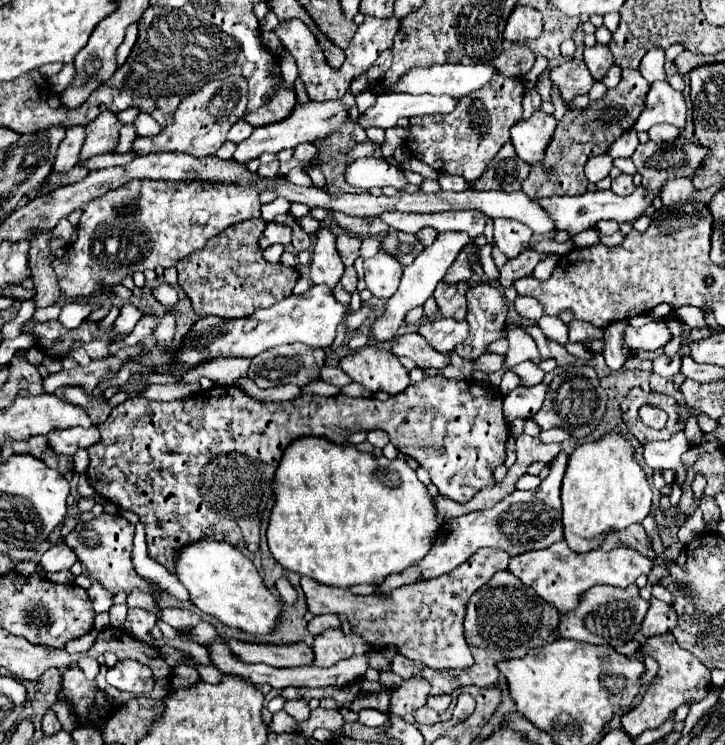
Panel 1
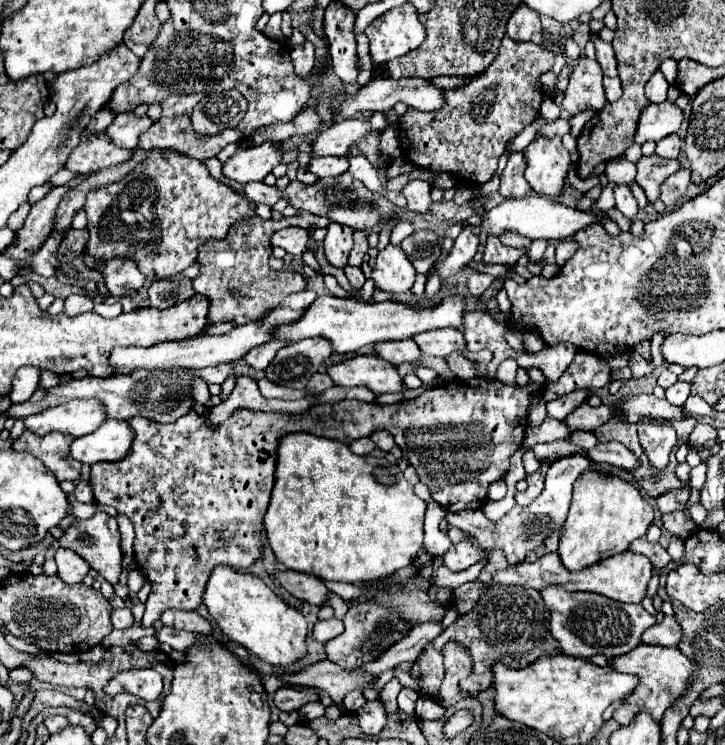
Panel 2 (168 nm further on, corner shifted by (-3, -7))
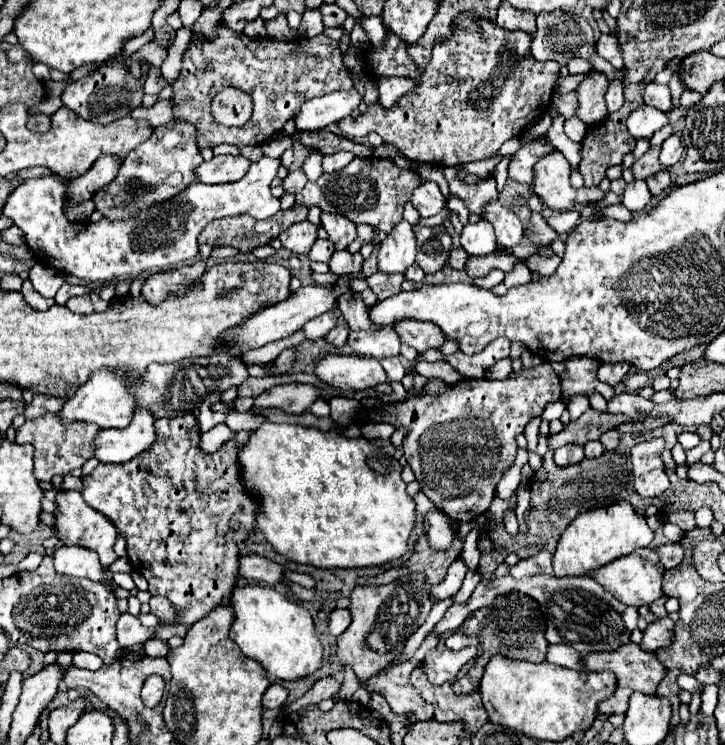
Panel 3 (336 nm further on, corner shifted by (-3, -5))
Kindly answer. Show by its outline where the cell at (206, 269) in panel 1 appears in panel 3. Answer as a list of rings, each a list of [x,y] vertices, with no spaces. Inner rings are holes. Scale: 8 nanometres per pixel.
[[[294,204],[290,210],[280,210],[276,216],[268,220],[252,220],[252,216],[232,216],[224,220],[212,220],[200,232],[198,242],[206,242],[212,248],[230,244],[238,248],[242,254],[252,252],[258,246],[268,244],[272,238],[278,238],[284,228],[290,228],[296,222],[306,220],[308,208],[304,204]]]

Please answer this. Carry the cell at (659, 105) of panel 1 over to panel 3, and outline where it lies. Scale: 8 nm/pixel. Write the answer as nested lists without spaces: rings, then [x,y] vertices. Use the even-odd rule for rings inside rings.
[[[640,106],[626,118],[626,128],[632,138],[652,138],[656,130],[668,124],[668,116],[652,106]]]

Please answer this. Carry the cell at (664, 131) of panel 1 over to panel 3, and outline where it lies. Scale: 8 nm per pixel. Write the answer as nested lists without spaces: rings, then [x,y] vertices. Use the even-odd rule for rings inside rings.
[[[672,134],[664,144],[662,144],[662,152],[660,152],[660,164],[670,168],[674,166],[676,162],[680,162],[682,158],[682,152],[684,152],[684,146],[680,142],[680,138],[676,134]]]

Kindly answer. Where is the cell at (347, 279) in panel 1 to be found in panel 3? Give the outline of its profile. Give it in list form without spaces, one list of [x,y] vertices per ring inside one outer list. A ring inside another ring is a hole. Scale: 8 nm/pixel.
[[[340,250],[340,252],[334,252],[330,262],[328,262],[328,268],[330,272],[342,276],[342,274],[356,274],[360,268],[362,268],[362,254],[350,254],[348,250]]]

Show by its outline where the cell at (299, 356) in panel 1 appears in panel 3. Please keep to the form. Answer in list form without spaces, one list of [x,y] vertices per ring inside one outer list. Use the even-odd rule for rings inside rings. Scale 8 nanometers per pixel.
[[[338,324],[332,332],[328,332],[326,342],[328,342],[328,344],[332,344],[332,346],[336,346],[336,348],[340,348],[340,346],[344,346],[344,344],[346,344],[348,334],[350,334],[350,328],[348,328],[346,324]]]

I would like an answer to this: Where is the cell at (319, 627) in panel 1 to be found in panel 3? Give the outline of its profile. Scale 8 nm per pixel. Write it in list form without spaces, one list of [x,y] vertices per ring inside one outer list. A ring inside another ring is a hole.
[[[336,608],[336,610],[330,614],[330,624],[328,624],[328,630],[330,630],[330,634],[340,636],[340,634],[348,628],[348,624],[350,624],[350,622],[352,622],[350,612],[348,612],[346,608]]]

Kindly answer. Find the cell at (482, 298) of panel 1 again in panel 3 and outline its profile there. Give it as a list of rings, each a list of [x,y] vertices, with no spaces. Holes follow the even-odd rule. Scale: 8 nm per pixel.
[[[494,252],[494,254],[486,254],[486,256],[470,256],[464,270],[470,278],[478,278],[478,276],[486,276],[494,268],[504,268],[504,266],[506,266],[504,254]]]

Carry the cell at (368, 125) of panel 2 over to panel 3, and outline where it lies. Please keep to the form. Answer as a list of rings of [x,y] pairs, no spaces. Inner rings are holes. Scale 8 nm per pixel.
[[[262,156],[262,160],[254,162],[248,170],[248,174],[244,178],[240,178],[238,182],[232,184],[190,184],[184,192],[176,194],[170,202],[166,200],[166,204],[154,204],[152,208],[138,212],[132,220],[108,220],[102,218],[100,222],[92,224],[92,222],[70,222],[64,214],[64,202],[66,202],[66,186],[54,178],[54,176],[44,176],[44,178],[32,178],[22,182],[12,196],[8,198],[6,206],[4,206],[4,214],[24,232],[26,244],[30,246],[30,250],[48,266],[52,266],[54,270],[62,272],[62,274],[72,274],[76,278],[82,278],[86,282],[94,282],[94,280],[108,280],[112,276],[116,276],[118,280],[134,280],[138,274],[142,274],[144,270],[168,270],[166,266],[176,266],[178,262],[184,260],[192,260],[198,254],[196,248],[196,240],[198,234],[204,230],[204,226],[208,222],[212,222],[214,218],[224,218],[224,216],[240,216],[240,214],[248,214],[256,220],[264,220],[274,216],[280,210],[280,200],[274,198],[270,191],[270,182],[276,178],[280,160],[276,158],[268,158]]]

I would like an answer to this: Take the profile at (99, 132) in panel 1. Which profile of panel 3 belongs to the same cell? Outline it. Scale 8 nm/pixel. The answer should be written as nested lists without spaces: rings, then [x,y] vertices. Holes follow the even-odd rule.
[[[158,100],[150,108],[140,106],[130,116],[136,118],[136,120],[148,120],[152,126],[162,126],[162,124],[166,124],[174,118],[172,116],[172,100]]]

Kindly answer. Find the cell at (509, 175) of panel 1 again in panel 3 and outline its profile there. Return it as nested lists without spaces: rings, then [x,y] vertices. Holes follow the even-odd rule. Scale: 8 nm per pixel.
[[[528,142],[524,144],[510,162],[510,178],[522,184],[532,184],[534,180],[534,166],[536,160],[540,160],[546,154],[552,154],[552,150],[556,150],[550,142]]]

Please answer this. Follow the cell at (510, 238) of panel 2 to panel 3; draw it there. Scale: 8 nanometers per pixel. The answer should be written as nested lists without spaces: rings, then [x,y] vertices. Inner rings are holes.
[[[498,200],[488,202],[482,210],[484,218],[496,228],[496,236],[498,236],[498,244],[502,248],[510,248],[514,244],[518,244],[524,236],[522,230],[522,222],[520,218],[514,214],[512,208],[502,206]]]

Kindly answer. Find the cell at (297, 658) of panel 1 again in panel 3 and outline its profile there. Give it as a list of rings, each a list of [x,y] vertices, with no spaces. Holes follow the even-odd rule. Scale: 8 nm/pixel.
[[[434,632],[428,634],[428,638],[422,642],[422,646],[416,650],[416,654],[404,662],[404,664],[398,664],[394,668],[388,668],[386,672],[378,674],[378,676],[372,676],[366,684],[368,690],[372,692],[378,692],[382,694],[392,712],[394,714],[400,714],[400,716],[414,716],[418,722],[422,720],[432,720],[434,718],[434,706],[430,702],[426,702],[420,692],[412,686],[410,682],[410,672],[422,664],[424,656],[438,646],[438,640],[440,636],[436,636]]]

